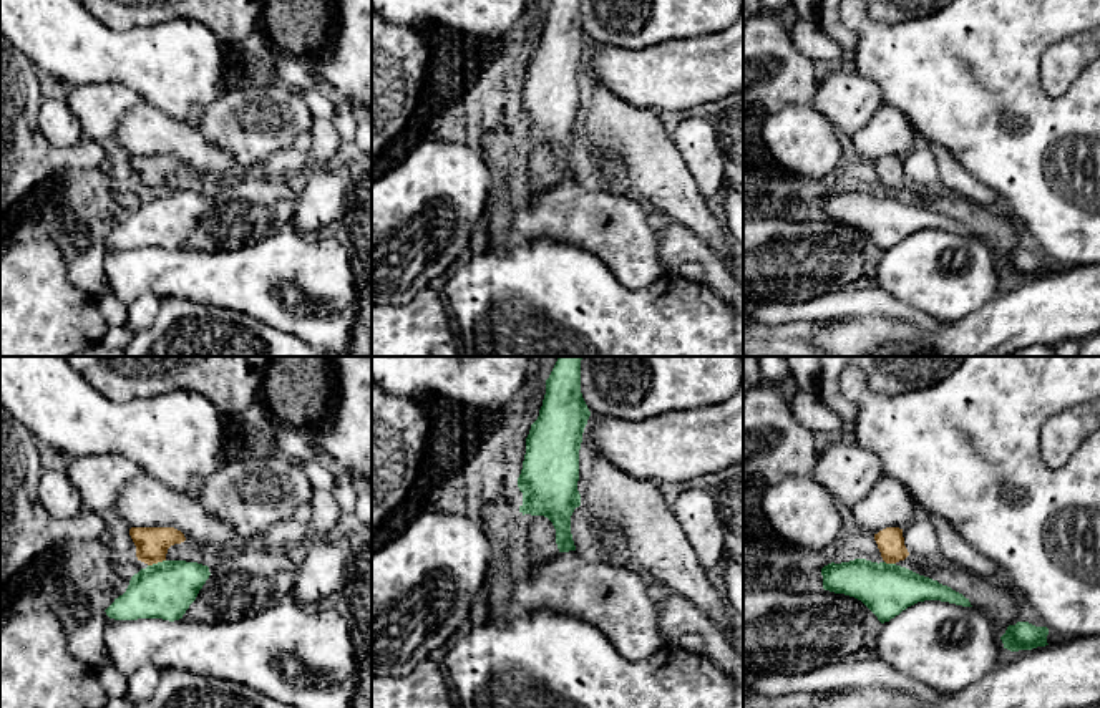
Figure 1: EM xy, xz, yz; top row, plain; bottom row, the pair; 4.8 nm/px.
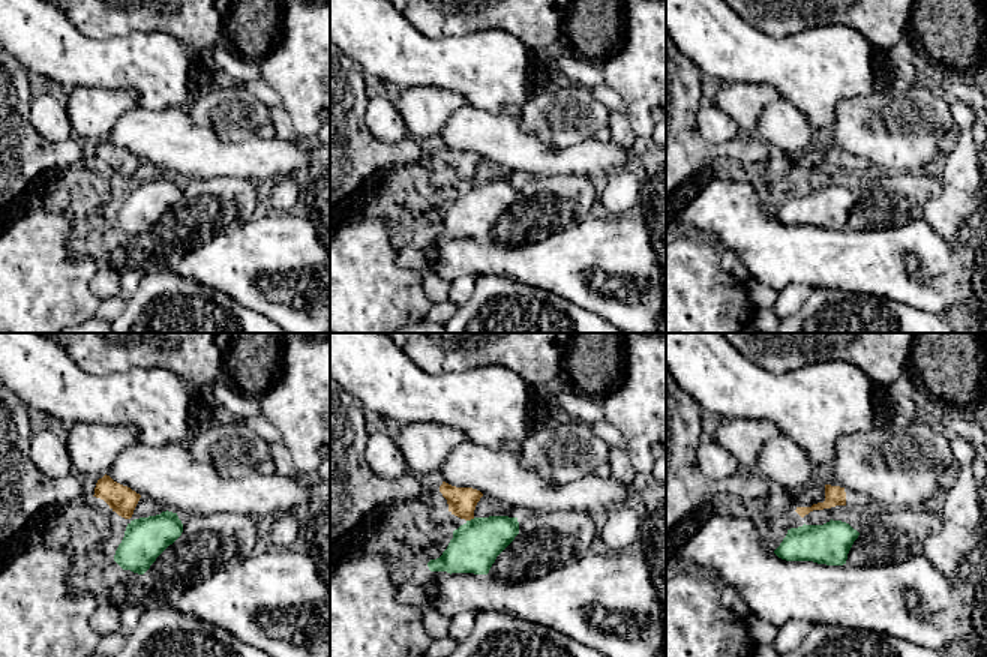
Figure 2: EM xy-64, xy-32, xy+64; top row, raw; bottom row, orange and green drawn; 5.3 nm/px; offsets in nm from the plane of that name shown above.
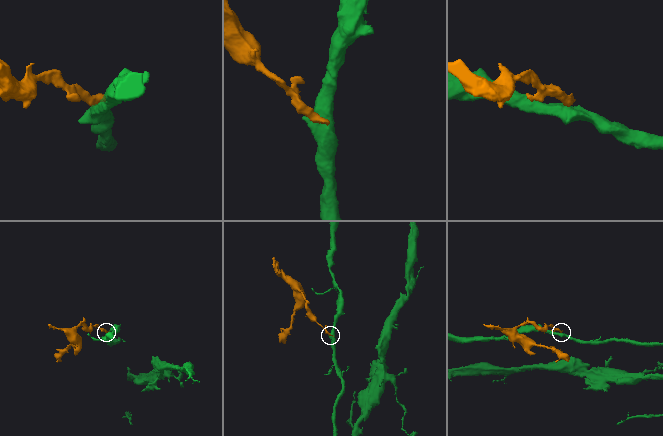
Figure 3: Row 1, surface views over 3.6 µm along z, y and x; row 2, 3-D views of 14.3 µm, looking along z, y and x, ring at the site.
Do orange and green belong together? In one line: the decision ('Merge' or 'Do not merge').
Do not merge

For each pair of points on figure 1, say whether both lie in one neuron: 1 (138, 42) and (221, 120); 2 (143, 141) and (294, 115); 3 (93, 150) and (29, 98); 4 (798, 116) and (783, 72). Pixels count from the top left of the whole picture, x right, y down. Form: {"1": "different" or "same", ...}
{"1": "different", "2": "different", "3": "same", "4": "different"}

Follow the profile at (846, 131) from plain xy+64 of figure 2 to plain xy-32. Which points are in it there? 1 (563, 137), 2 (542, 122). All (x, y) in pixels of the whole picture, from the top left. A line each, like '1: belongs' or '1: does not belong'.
1: belongs
2: belongs

